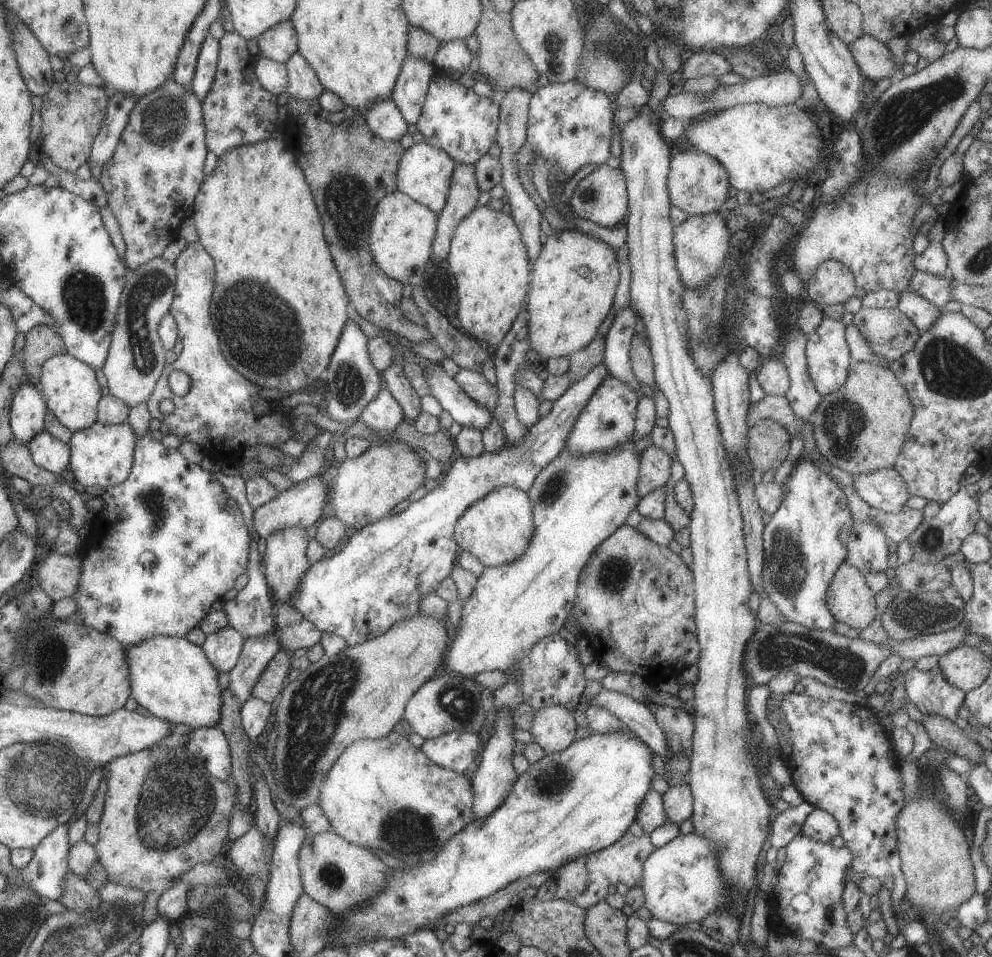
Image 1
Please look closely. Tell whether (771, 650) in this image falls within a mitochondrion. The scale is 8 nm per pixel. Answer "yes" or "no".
yes

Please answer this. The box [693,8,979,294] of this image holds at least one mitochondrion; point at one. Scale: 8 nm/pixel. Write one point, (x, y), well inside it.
(904, 114)

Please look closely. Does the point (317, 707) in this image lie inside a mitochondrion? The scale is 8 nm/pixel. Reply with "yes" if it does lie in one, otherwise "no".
yes

